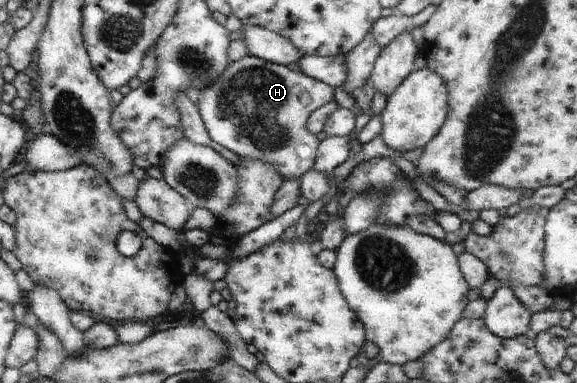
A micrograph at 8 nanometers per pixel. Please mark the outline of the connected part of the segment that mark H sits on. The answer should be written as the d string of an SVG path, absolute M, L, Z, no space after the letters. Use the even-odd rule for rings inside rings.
M248 54L239 61L231 62L216 83L200 92L198 109L213 141L241 158L271 163L284 176L285 182L301 179L314 169L320 142L308 129L308 122L317 109L334 100L335 90L331 85L312 79L301 71L291 71L286 65L270 63Z

